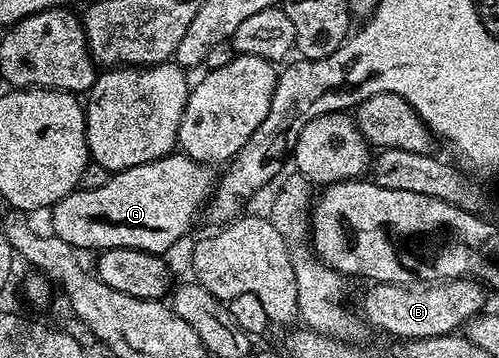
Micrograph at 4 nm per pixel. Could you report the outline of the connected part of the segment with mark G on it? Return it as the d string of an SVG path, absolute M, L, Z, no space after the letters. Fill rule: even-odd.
M170 154L147 162L143 166L131 166L122 172L115 172L110 175L108 182L99 186L99 190L91 190L90 188L78 187L76 192L64 196L58 204L54 204L51 209L53 215L53 228L51 228L52 235L63 238L63 242L67 242L71 246L88 250L88 248L97 248L96 250L104 250L107 248L142 248L145 252L155 252L158 254L165 254L168 248L173 248L189 231L193 228L193 223L197 220L197 215L202 215L203 209L208 205L215 187L214 169L207 164L200 164L197 160L192 160L190 156L184 154Z

